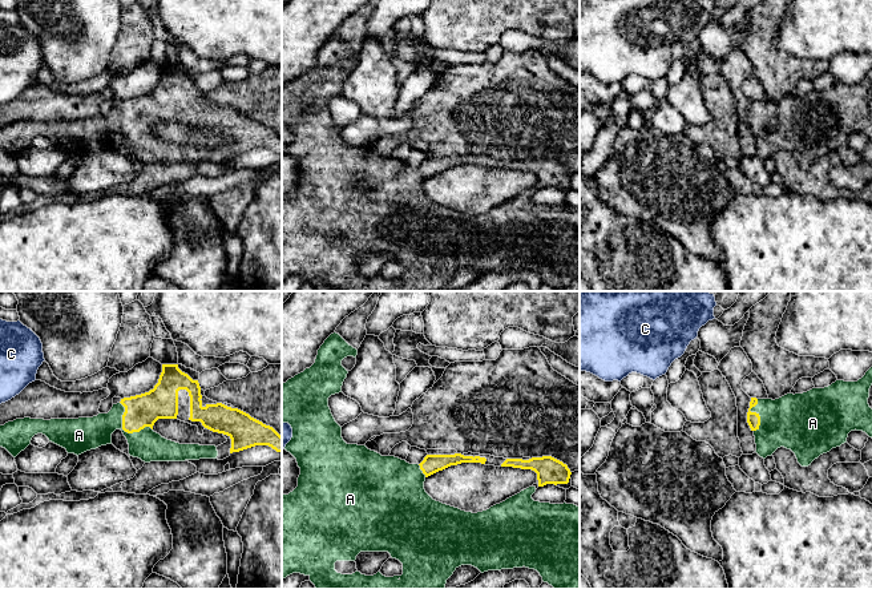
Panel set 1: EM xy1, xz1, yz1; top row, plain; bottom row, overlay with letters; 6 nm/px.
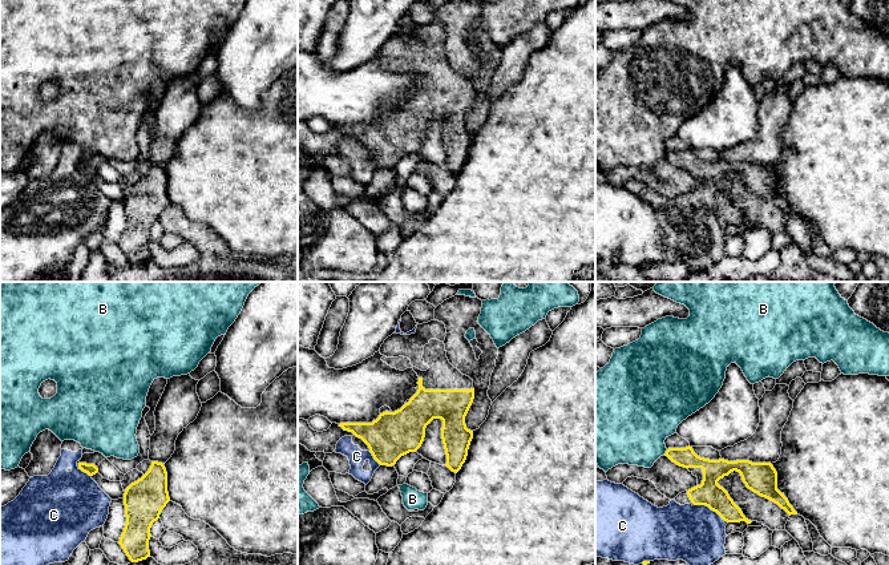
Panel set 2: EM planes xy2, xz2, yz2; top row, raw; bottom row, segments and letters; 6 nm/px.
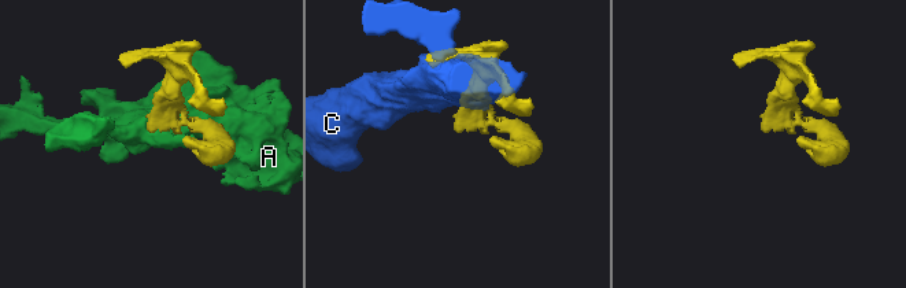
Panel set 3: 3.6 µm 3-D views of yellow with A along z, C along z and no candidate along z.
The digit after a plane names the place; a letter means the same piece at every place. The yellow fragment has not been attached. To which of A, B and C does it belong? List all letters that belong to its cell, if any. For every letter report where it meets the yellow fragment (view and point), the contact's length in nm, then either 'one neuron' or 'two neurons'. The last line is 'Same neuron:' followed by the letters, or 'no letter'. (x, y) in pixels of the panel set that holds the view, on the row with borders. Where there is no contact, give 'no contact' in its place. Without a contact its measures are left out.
A: xy1 (124, 430) | 260 nm | one neuron
B: yz2 (666, 452) | 40 nm | two neurons
C: yz2 (711, 509) | 240 nm | two neurons
Same neuron: A

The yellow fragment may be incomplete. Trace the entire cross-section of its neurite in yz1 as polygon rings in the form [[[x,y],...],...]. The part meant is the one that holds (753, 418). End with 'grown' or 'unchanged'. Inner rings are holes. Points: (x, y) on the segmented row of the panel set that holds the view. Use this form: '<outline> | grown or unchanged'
[[[872,367],[857,382],[836,380],[824,388],[787,394],[775,400],[751,398],[747,423],[755,436],[755,452],[766,459],[784,447],[795,453],[802,467],[808,467],[820,455],[847,443],[851,431],[863,431],[872,437],[872,408],[868,404],[871,386]]] | grown

